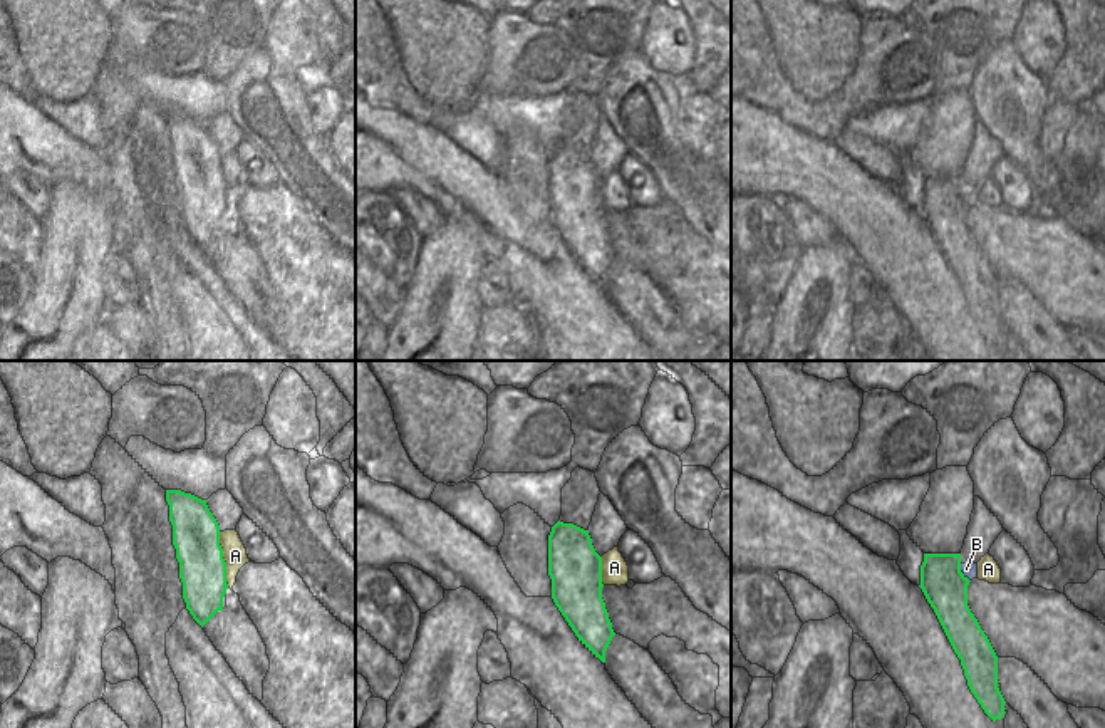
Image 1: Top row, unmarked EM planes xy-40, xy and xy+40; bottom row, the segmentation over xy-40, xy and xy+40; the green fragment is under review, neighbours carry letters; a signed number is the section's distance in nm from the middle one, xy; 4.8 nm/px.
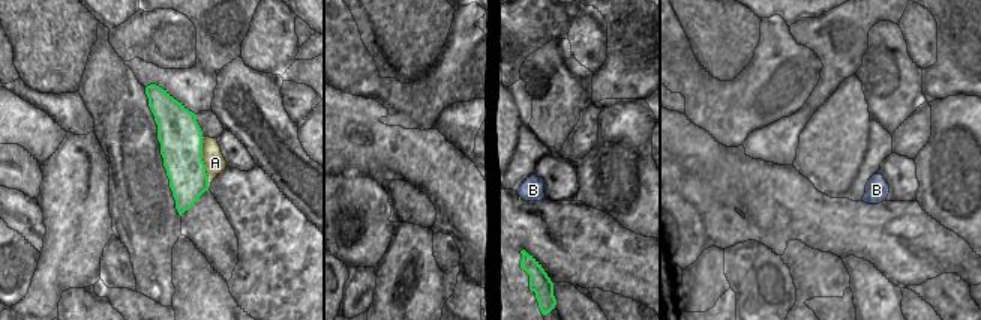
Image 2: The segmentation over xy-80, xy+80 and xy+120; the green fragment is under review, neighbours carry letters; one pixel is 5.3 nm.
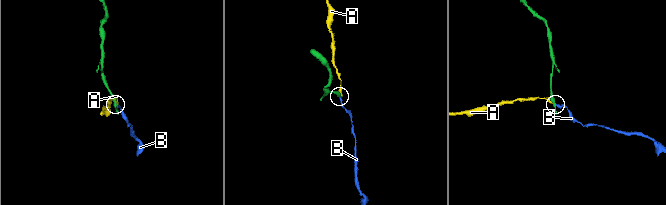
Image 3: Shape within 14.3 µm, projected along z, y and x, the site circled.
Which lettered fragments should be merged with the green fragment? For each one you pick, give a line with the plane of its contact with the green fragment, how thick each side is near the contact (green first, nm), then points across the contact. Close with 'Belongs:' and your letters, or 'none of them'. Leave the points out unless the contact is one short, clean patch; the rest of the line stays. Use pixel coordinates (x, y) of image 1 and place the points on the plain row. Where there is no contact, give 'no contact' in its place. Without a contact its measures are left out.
Belongs: none of them

